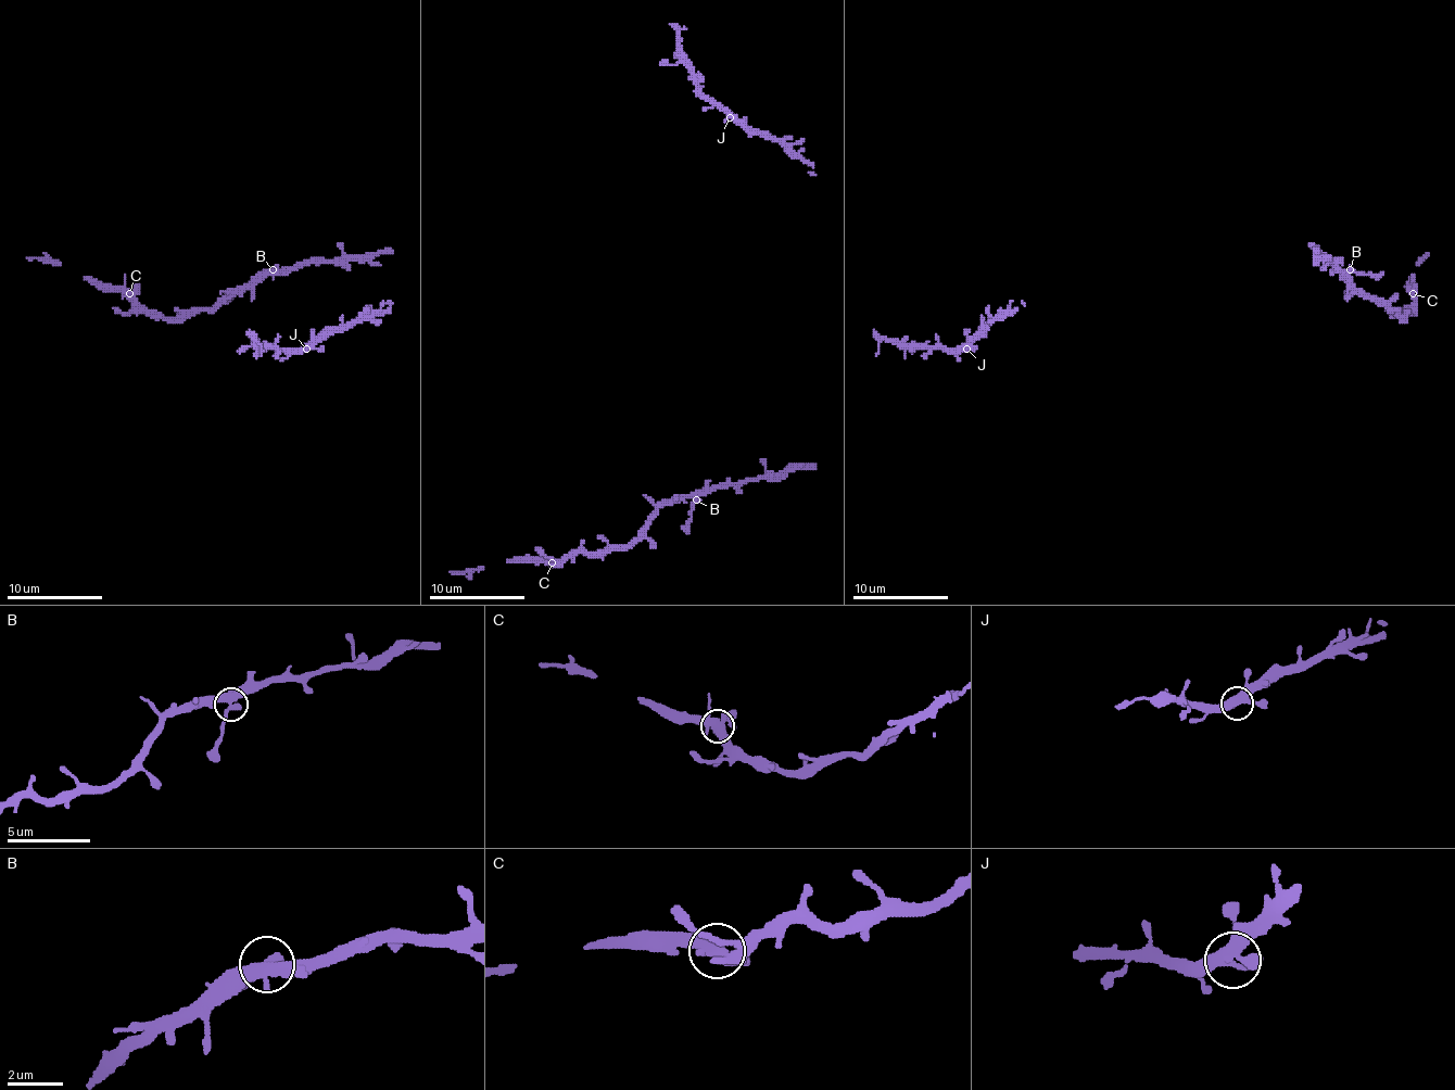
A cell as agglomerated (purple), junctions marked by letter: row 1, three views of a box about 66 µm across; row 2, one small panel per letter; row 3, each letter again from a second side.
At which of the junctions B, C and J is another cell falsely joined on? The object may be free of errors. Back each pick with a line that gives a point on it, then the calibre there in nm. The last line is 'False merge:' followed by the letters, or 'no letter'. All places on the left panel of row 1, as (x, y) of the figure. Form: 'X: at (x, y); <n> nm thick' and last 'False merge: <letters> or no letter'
False merge: no letter

